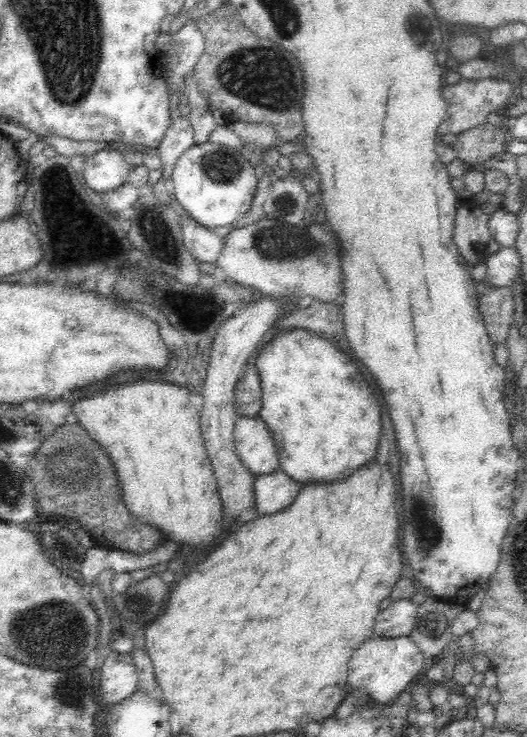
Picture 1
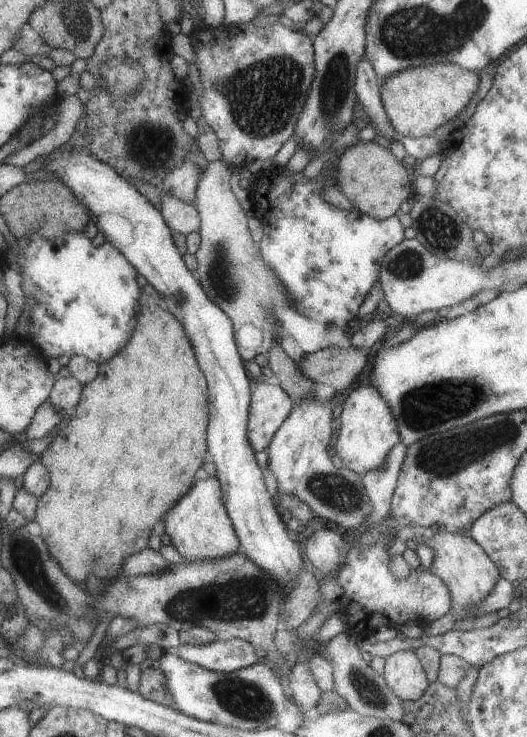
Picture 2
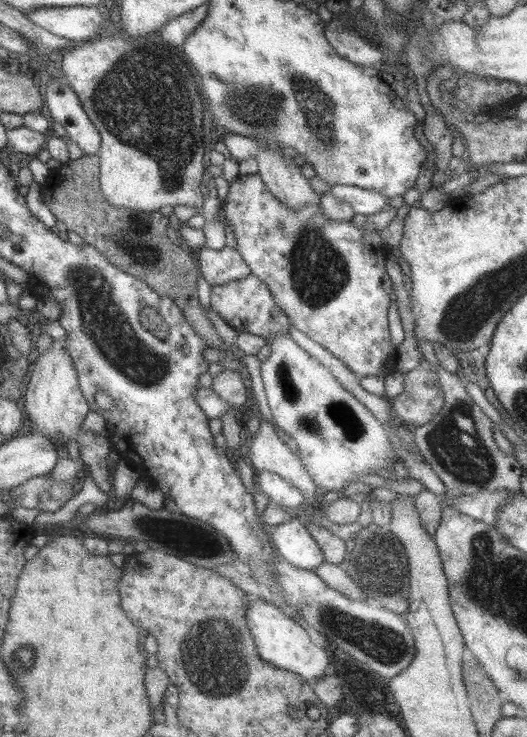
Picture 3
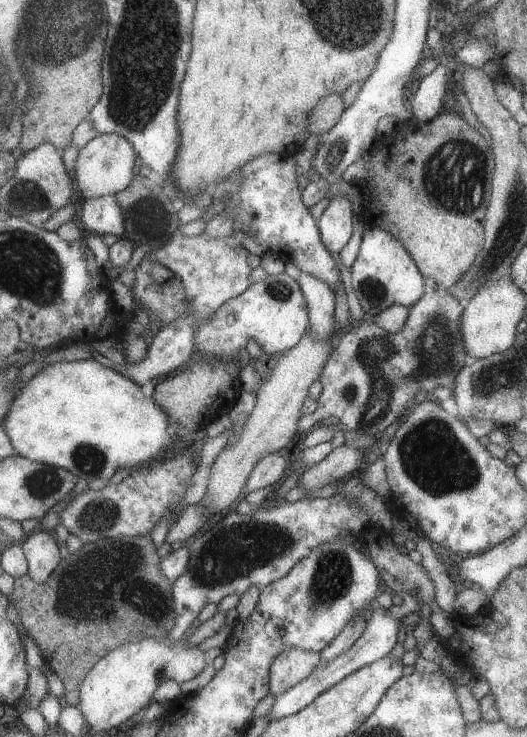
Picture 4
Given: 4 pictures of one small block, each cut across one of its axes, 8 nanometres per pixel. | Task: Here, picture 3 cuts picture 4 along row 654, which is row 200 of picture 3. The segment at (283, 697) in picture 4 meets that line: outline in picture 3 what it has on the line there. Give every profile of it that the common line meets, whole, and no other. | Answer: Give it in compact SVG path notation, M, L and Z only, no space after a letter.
M333 184L326 190L331 197L349 204L357 214L375 214L388 206L389 200L373 190L363 190L357 186Z

